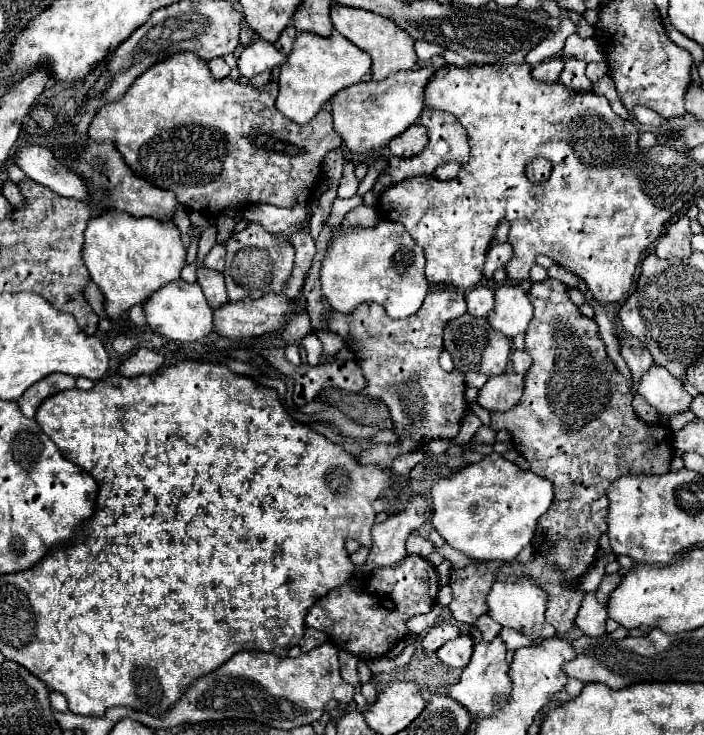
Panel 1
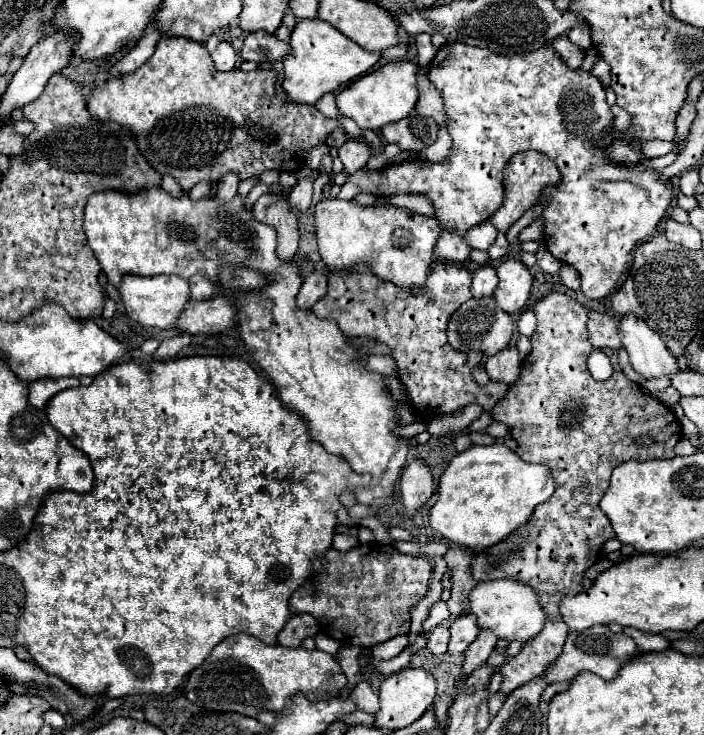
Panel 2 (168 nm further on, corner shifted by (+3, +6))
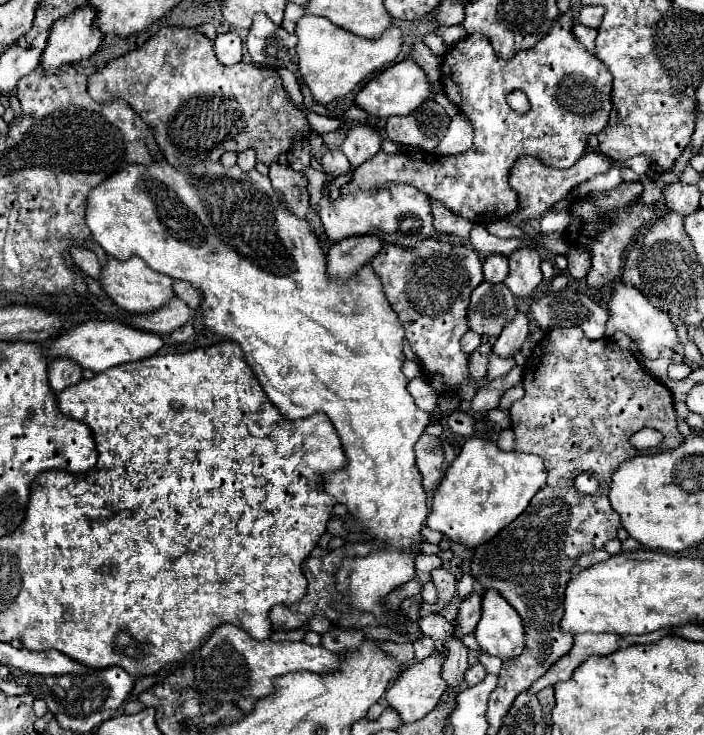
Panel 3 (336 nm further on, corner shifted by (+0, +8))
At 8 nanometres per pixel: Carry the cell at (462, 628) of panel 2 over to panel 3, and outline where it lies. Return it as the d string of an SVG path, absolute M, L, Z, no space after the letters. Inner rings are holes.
M470 594L468 598L462 600L460 608L458 608L458 616L456 616L456 622L454 622L454 636L456 638L464 638L468 634L474 632L478 620L480 620L480 600L482 600L482 594Z

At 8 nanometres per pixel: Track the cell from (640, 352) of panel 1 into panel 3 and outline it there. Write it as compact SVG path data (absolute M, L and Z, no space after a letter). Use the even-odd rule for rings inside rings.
M568 288L556 294L544 294L532 302L530 310L542 332L554 326L578 326L590 340L606 338L610 310L586 294L576 294Z

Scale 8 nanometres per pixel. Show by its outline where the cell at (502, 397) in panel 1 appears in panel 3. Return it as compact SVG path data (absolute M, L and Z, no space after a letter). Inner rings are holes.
M518 312L514 322L506 324L506 330L502 330L498 340L494 342L492 352L498 354L500 358L514 358L526 338L528 338L528 318L522 312Z

